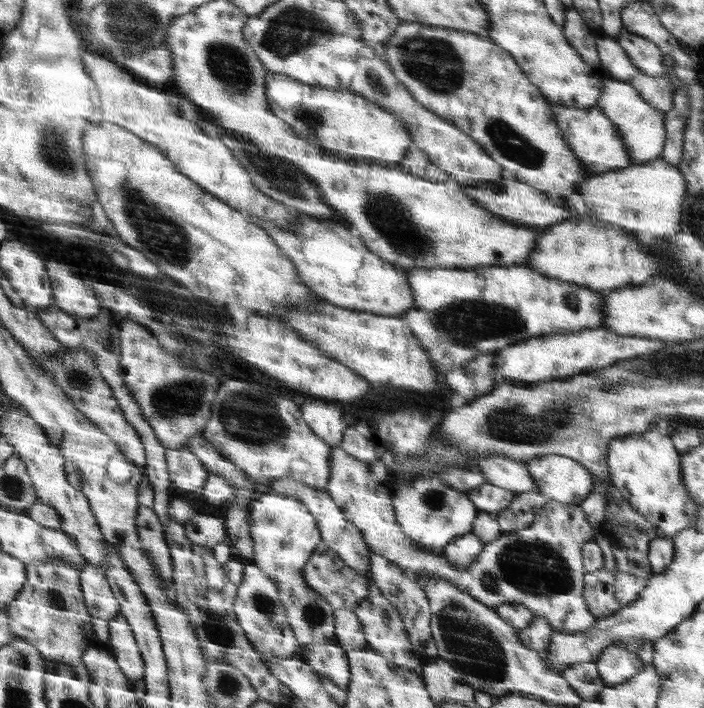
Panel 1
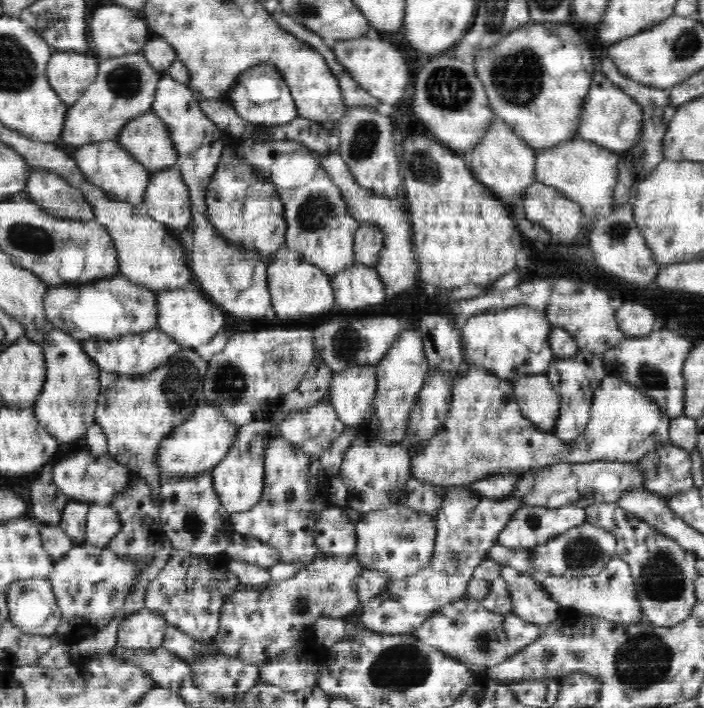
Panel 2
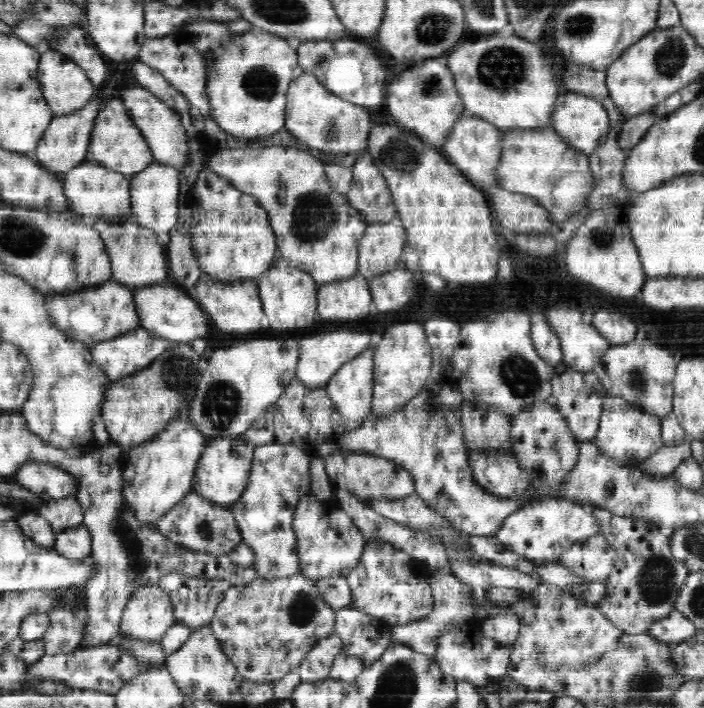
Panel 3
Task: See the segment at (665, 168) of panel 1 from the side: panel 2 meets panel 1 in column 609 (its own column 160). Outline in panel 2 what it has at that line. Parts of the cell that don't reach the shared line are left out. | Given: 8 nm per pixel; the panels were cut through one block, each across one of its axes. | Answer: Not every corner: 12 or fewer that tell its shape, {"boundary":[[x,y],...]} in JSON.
{"boundary":[[180,171],[152,172],[142,209],[180,232],[191,224]]}

